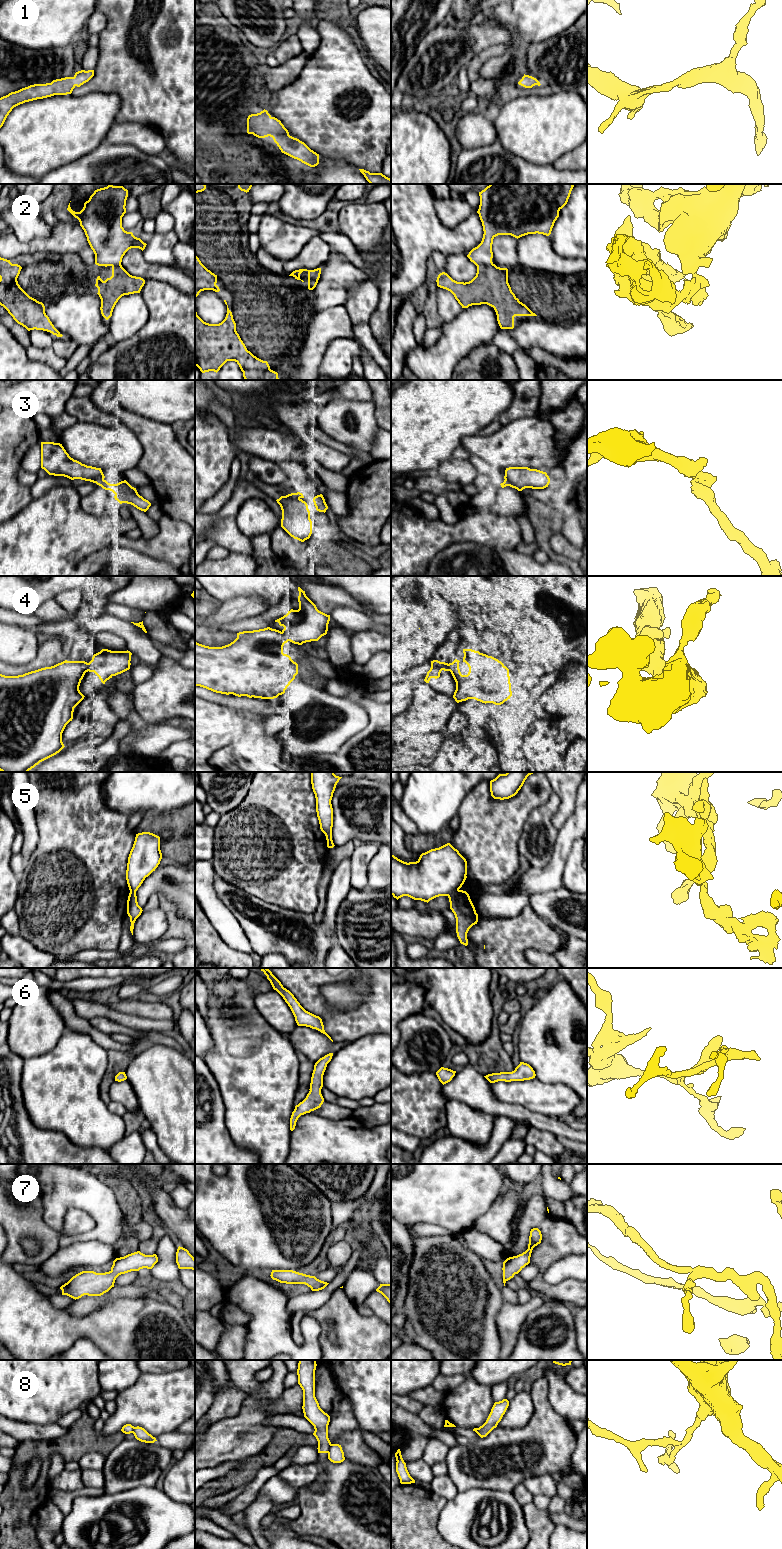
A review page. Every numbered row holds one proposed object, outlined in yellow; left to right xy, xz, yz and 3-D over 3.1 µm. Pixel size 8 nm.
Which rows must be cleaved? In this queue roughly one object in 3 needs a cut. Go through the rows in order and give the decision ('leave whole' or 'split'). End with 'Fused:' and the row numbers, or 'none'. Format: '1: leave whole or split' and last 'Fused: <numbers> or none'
1: leave whole
2: split
3: leave whole
4: leave whole
5: split
6: leave whole
7: leave whole
8: split
Fused: 2, 5, 8

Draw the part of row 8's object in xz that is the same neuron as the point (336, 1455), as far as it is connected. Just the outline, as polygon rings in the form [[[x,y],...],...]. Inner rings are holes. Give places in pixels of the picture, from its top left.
[[[331,1444],[328,1452],[328,1459],[333,1463],[341,1463],[345,1460],[341,1445]]]

